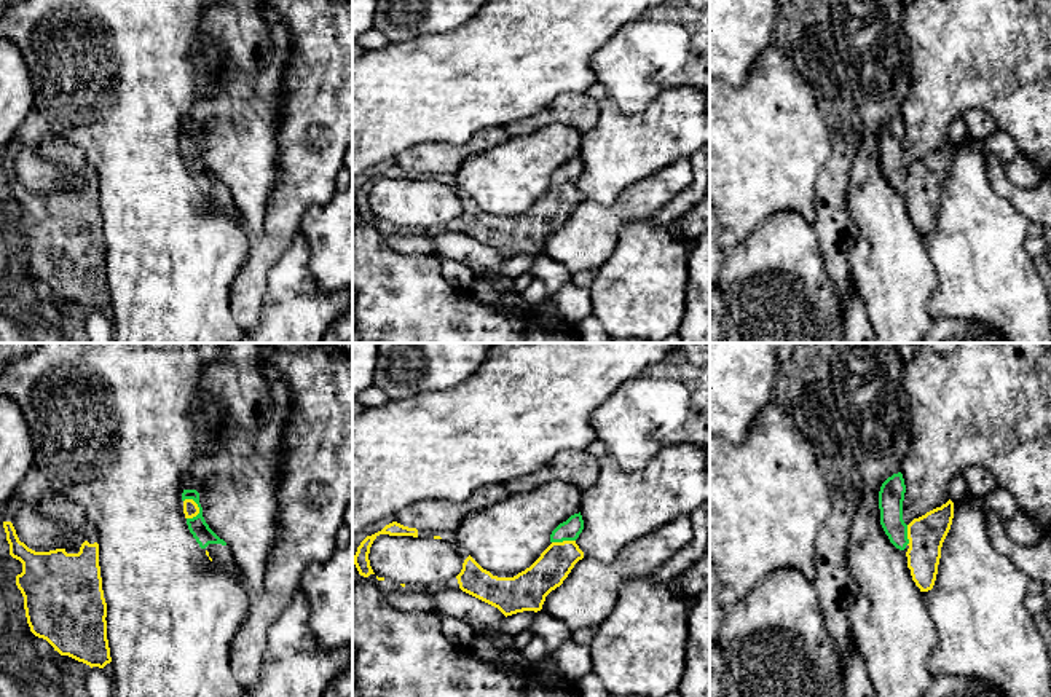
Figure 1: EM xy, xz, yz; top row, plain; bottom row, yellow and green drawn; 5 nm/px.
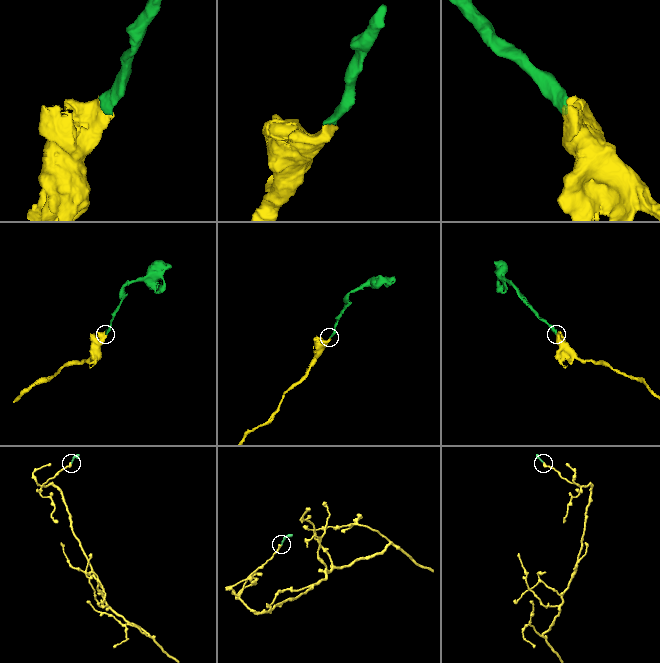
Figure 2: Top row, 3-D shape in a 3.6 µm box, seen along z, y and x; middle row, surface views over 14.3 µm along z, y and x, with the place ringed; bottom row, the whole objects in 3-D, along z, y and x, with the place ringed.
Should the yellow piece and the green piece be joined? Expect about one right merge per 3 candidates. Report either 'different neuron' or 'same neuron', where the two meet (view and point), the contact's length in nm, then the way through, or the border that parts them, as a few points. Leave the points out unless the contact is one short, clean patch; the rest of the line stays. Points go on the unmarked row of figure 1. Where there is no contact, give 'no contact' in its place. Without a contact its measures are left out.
same neuron | xy (196, 149) | 120 nm | across xy (190, 150), (196, 149), (196, 168)

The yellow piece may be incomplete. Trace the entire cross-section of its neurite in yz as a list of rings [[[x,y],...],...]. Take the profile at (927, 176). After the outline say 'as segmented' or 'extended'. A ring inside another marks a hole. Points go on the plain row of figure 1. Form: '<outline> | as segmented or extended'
[[[903,116],[888,120],[879,134],[880,167],[890,185],[907,193],[907,211],[920,234],[933,231],[943,185],[954,161],[954,145],[949,142],[925,158],[914,161],[909,167],[903,163],[903,144],[906,128]]] | extended

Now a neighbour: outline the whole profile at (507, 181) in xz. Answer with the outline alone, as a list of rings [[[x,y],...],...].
[[[550,124],[466,159],[453,174],[455,183],[483,212],[518,217],[541,199],[552,187],[552,174],[579,156],[581,148],[579,131]]]

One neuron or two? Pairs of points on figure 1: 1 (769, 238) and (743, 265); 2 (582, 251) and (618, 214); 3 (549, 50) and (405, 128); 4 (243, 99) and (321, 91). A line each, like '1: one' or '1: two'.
1: one
2: one
3: one
4: two

